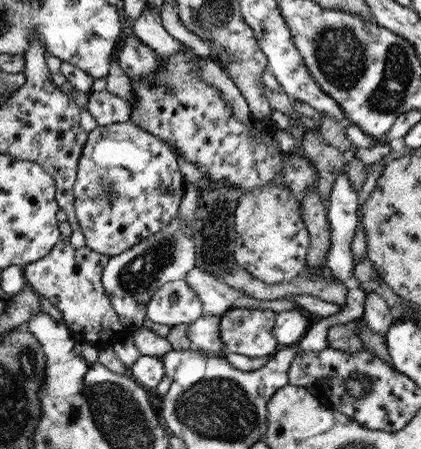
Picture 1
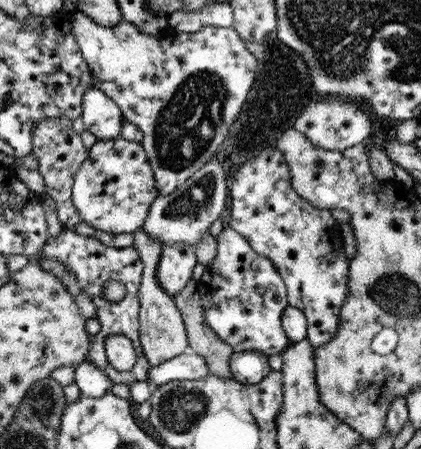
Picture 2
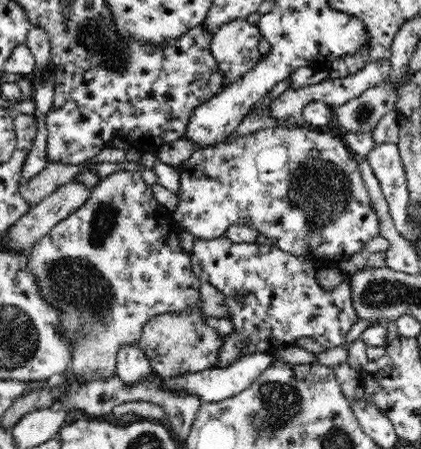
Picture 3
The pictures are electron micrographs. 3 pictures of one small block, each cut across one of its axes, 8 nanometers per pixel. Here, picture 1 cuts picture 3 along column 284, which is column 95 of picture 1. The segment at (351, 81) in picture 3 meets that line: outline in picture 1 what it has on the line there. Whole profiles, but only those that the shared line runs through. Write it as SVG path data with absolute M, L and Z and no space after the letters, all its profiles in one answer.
M101 90L101 92L89 92L89 102L87 102L87 110L89 114L95 118L97 126L107 126L107 124L121 124L121 122L127 122L129 120L129 114L131 114L131 108L129 104L107 92L107 90Z

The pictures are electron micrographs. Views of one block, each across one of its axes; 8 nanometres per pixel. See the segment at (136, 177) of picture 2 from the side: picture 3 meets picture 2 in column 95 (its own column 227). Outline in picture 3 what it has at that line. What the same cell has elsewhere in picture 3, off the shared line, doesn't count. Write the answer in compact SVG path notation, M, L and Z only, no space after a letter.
M272 126L272 128L264 128L264 130L256 130L252 134L242 134L242 136L236 136L232 142L224 142L224 144L216 144L216 146L210 146L210 148L198 148L186 162L182 162L178 168L180 172L180 202L178 202L178 210L174 212L174 220L180 228L188 230L190 234L198 236L198 240L216 240L216 238L222 238L226 236L226 232L230 230L230 226L236 226L236 224L246 224L246 226L252 226L252 230L256 230L260 236L266 236L268 244L272 244L274 248L286 252L288 256L296 256L296 258L302 258L306 262L312 264L312 268L318 268L320 270L338 270L338 266L342 262L348 262L352 260L356 254L360 254L372 240L380 238L382 236L382 228L380 228L380 218L378 218L378 212L376 208L372 206L370 202L370 194L368 194L368 188L366 188L366 182L362 178L362 172L360 172L360 158L356 158L346 142L342 140L342 136L336 136L336 134L328 134L328 132L322 132L322 130L308 130L308 128L284 128L284 126Z

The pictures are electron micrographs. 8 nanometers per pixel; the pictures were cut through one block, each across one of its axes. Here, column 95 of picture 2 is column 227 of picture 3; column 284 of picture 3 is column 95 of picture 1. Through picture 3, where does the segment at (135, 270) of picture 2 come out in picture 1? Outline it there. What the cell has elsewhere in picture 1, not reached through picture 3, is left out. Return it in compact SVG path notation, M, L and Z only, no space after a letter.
M61 238L59 246L55 246L55 250L47 254L47 258L23 268L27 288L31 288L37 296L43 296L45 300L49 300L61 312L63 322L69 326L69 330L77 340L89 342L99 350L115 344L125 336L133 336L135 332L123 326L121 316L115 312L111 298L103 288L101 278L109 260L111 260L109 256L93 252L85 246L73 250L69 240Z

